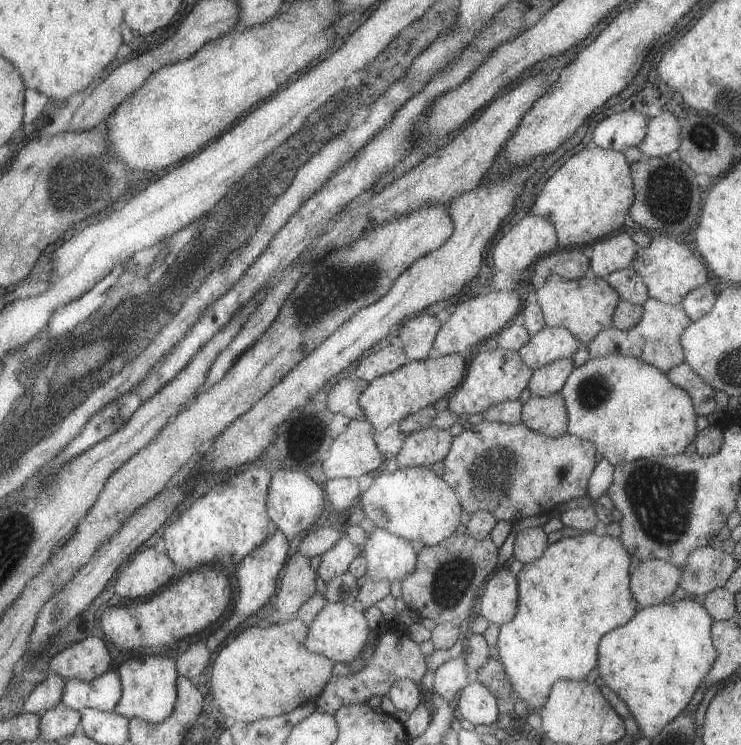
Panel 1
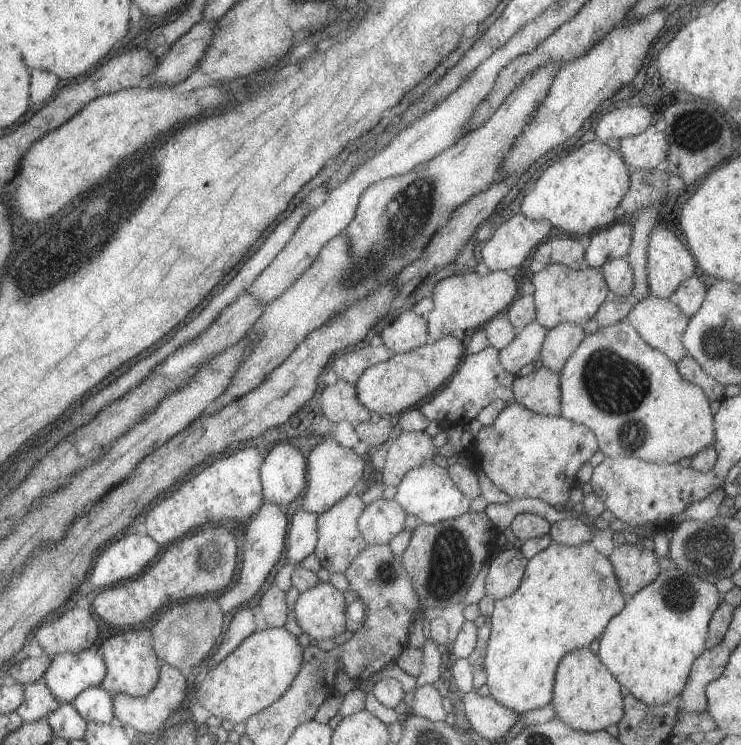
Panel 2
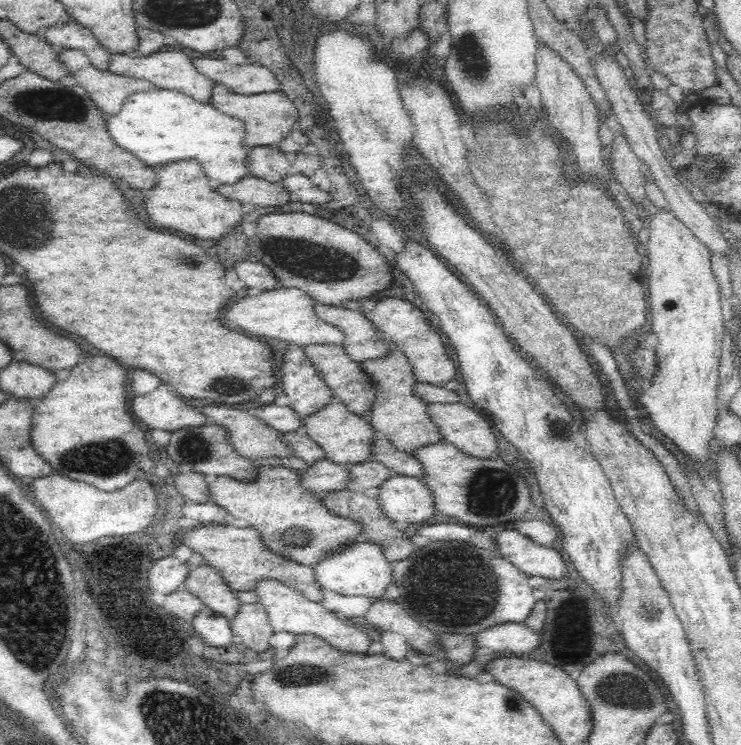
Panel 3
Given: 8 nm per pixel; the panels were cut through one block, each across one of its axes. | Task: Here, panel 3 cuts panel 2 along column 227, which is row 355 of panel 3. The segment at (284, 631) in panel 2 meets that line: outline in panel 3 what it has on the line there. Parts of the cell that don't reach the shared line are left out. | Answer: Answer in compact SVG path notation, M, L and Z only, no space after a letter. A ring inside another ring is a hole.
M656 207L646 226L649 228L649 238L644 252L649 258L646 274L650 277L650 328L658 338L654 350L658 354L660 370L652 381L652 386L641 394L639 402L644 411L649 412L654 425L676 443L684 454L705 459L710 454L706 442L712 436L717 414L717 370L725 331L722 288L712 268L713 252L683 220L675 216L672 209Z

